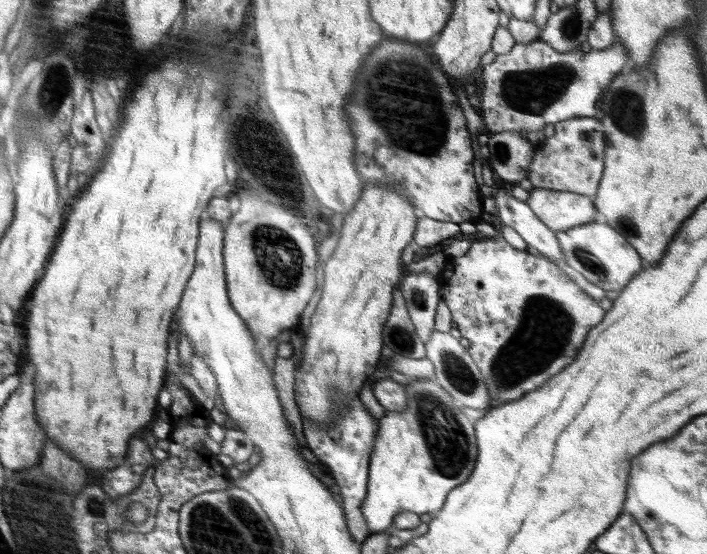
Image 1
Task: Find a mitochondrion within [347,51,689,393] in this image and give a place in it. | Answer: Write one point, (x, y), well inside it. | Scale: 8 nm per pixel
(530, 91)

